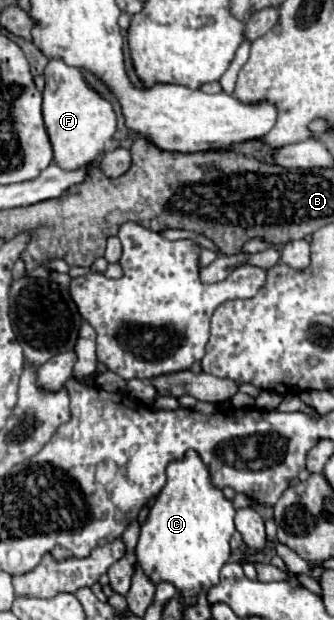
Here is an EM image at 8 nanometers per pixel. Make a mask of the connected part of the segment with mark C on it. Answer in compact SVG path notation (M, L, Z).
M187 450L183 460L171 460L167 482L155 498L135 548L137 562L155 582L171 582L187 604L193 604L201 590L219 582L219 570L229 560L229 538L235 532L235 508L213 486L207 464L195 450Z

